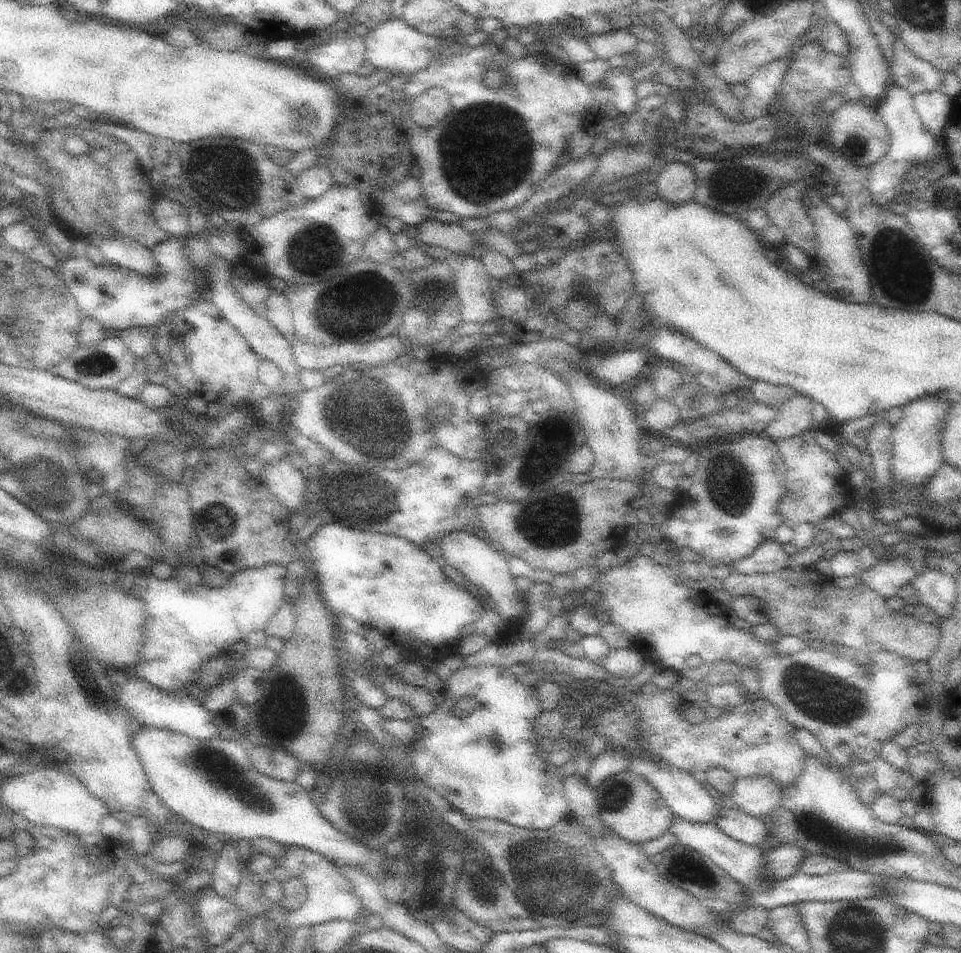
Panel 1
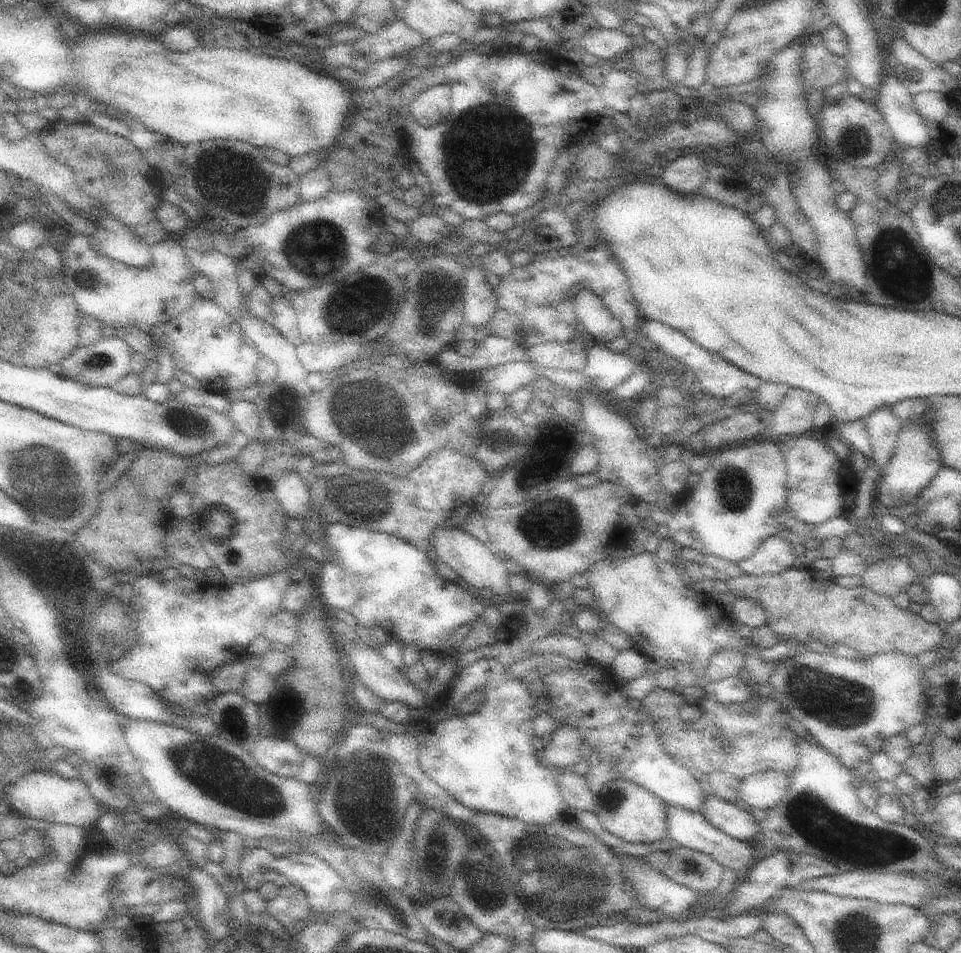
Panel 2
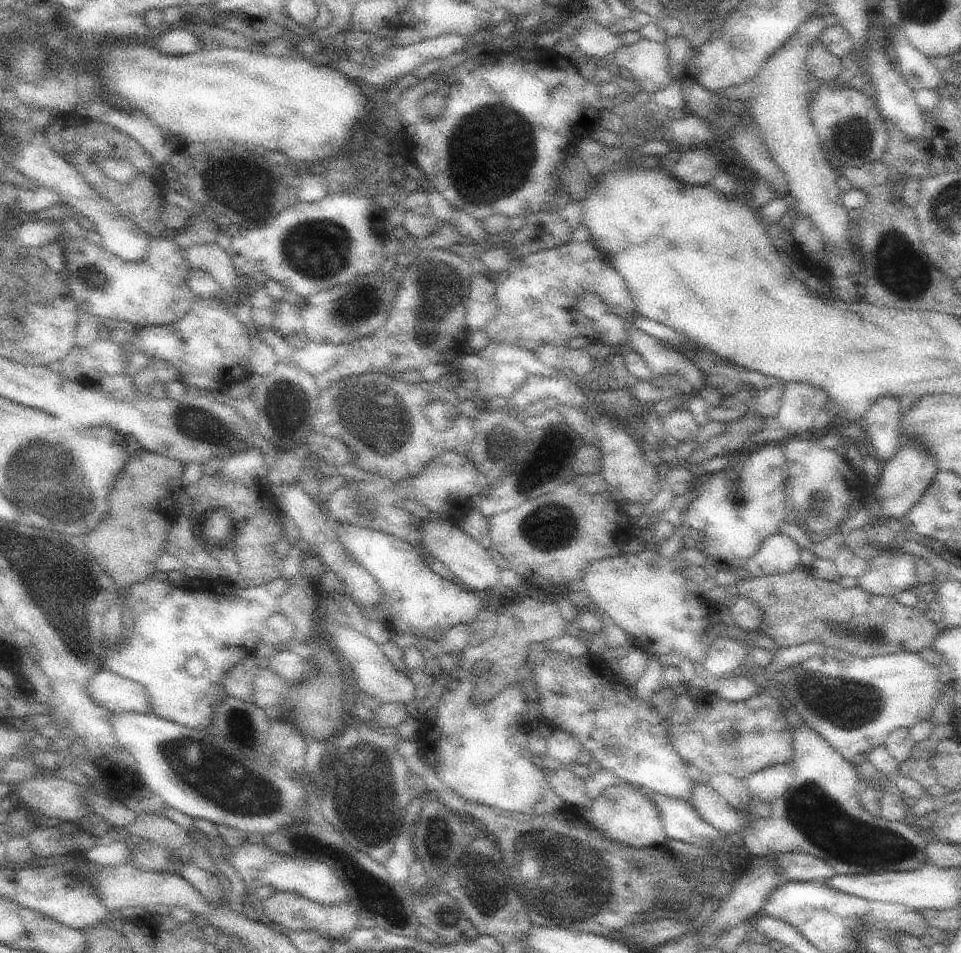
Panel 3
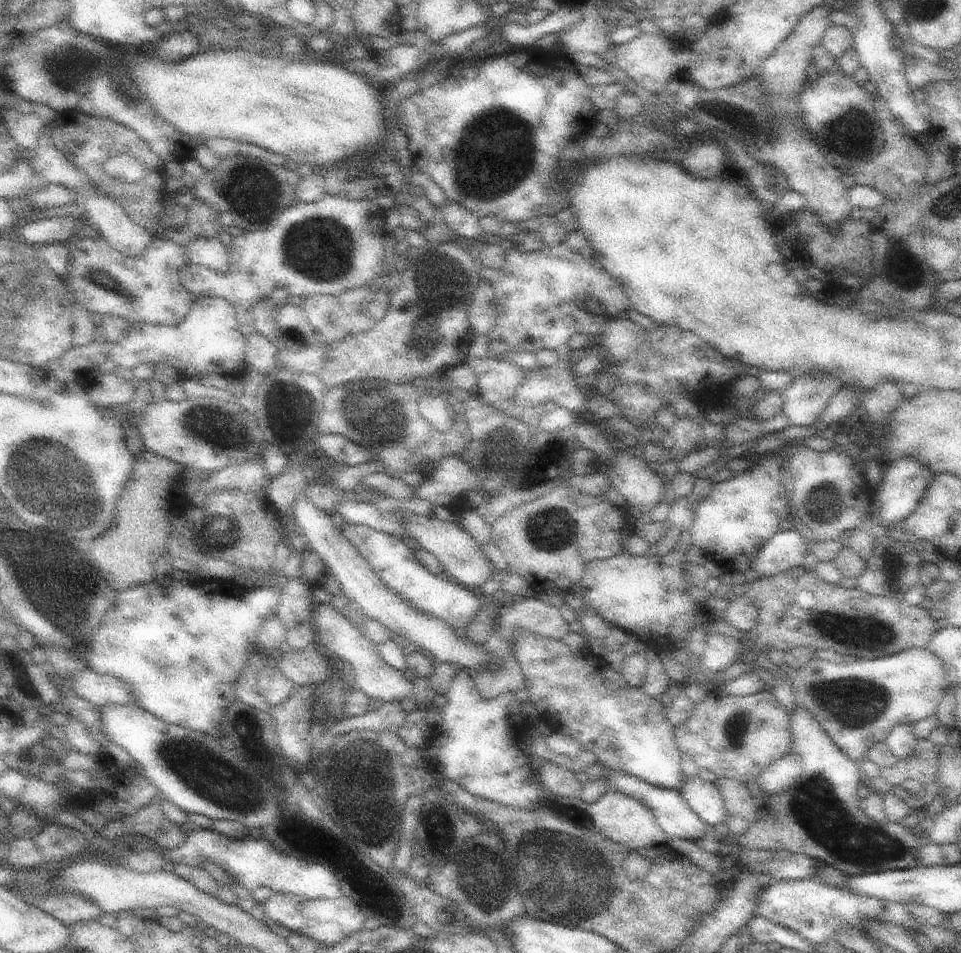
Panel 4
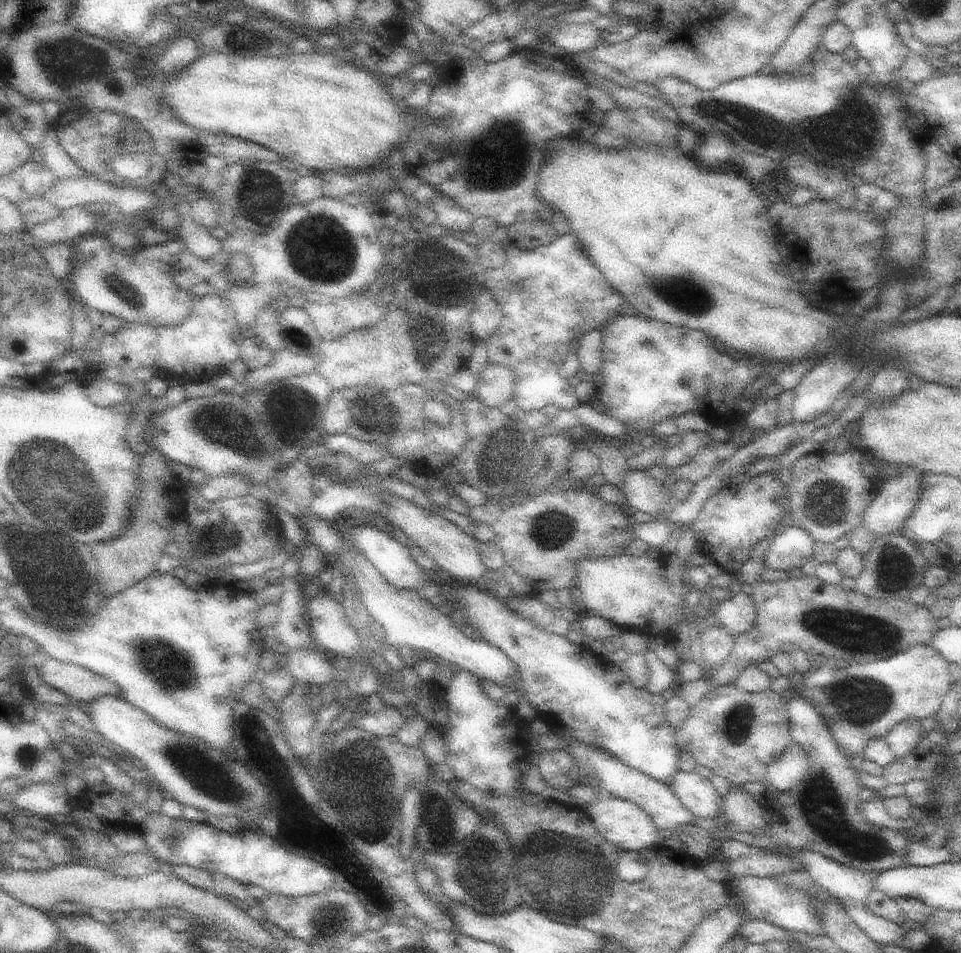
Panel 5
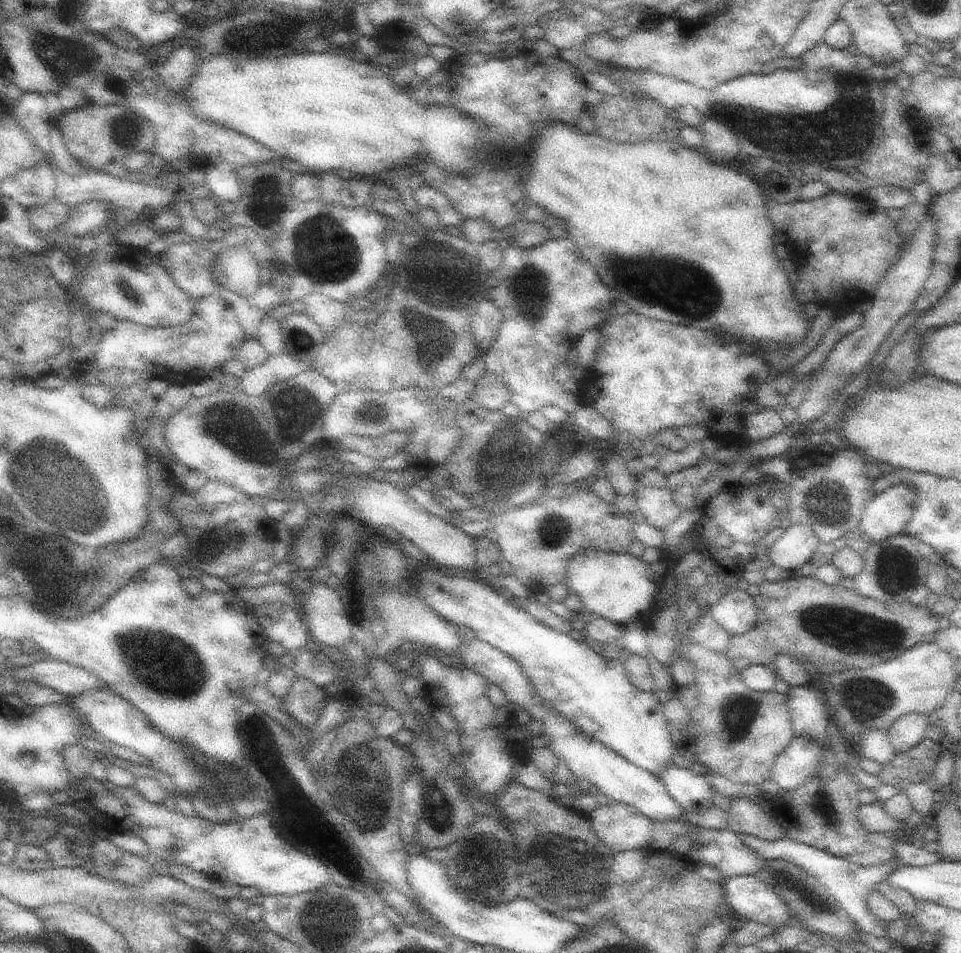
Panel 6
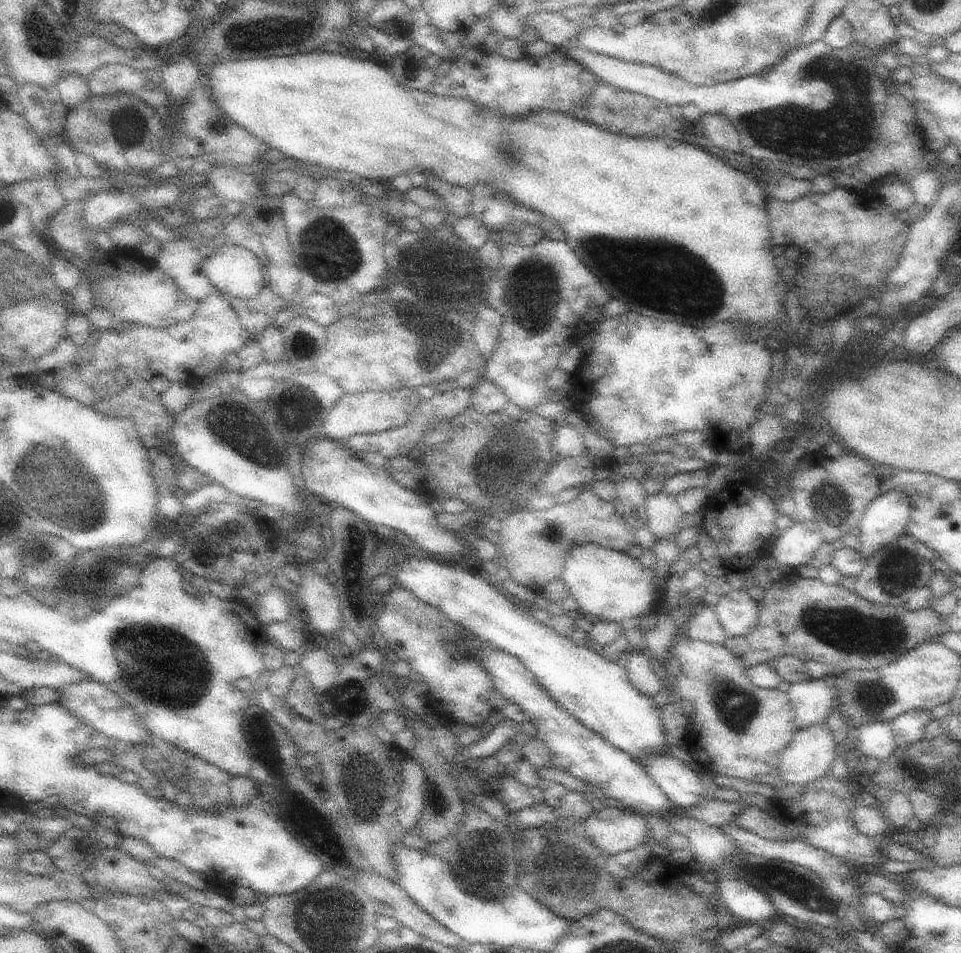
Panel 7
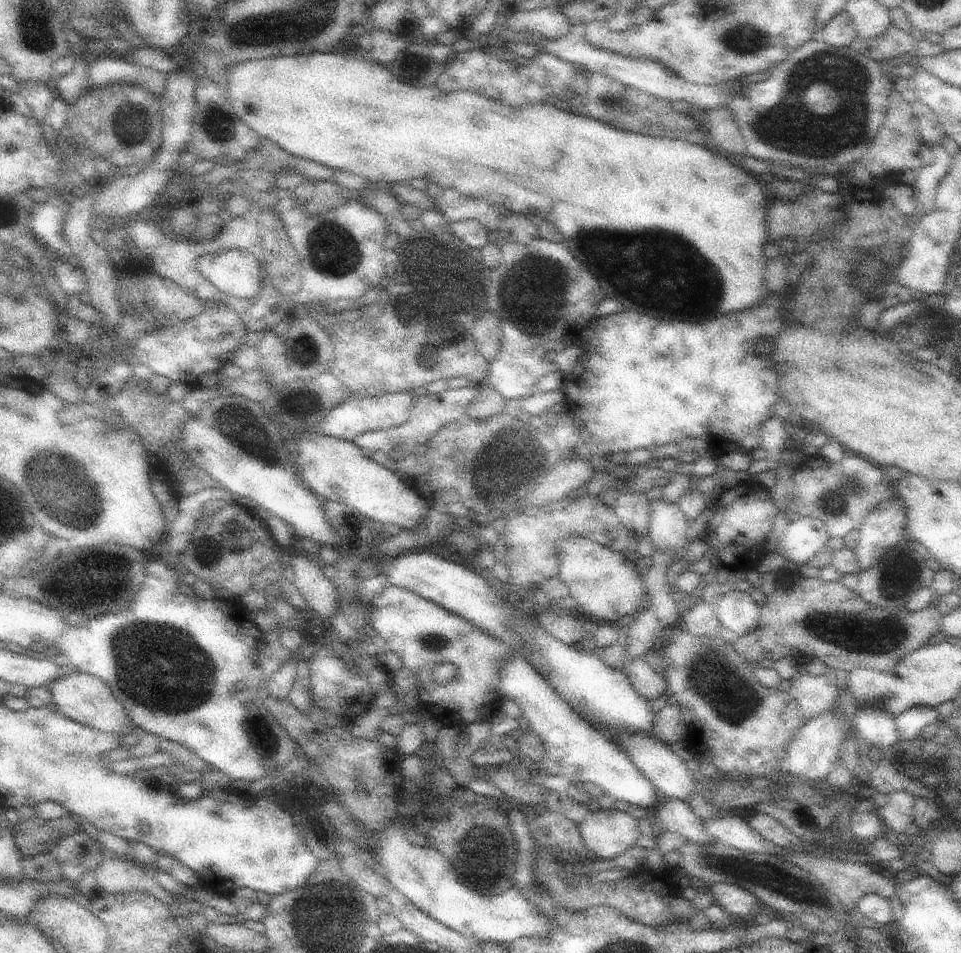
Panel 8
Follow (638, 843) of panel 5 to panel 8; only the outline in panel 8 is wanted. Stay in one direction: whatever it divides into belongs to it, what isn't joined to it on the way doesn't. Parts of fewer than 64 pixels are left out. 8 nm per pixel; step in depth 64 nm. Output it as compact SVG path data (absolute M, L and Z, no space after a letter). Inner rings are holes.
M619 810L591 812L579 826L579 834L587 852L597 860L613 860L635 846L639 820Z

